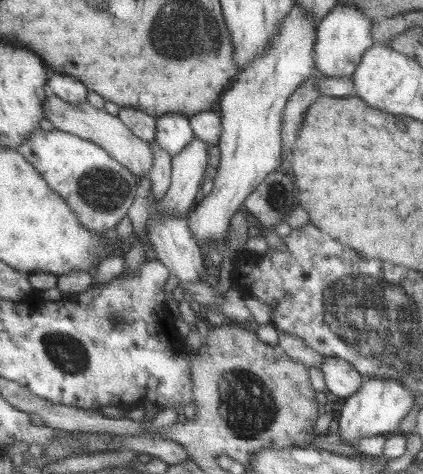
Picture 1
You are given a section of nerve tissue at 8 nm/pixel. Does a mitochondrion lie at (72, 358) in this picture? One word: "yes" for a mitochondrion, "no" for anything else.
yes

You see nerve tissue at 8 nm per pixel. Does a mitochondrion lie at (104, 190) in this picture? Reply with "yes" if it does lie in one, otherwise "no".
yes

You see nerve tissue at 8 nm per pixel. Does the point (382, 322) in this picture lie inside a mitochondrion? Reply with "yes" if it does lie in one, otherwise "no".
yes

